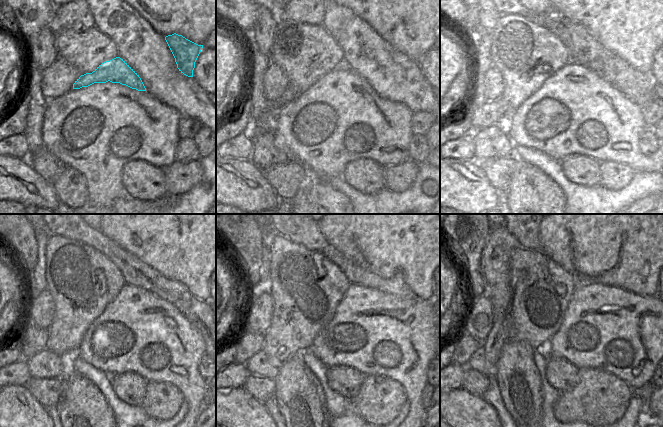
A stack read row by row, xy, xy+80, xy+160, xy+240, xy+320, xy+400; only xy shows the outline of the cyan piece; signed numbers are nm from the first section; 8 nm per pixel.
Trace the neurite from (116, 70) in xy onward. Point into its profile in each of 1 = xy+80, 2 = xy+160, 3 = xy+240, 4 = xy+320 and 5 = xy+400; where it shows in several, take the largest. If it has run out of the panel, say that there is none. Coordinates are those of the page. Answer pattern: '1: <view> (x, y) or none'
1: xy+80 (291, 93)
2: xy+160 (489, 113)
3: xy+240 (32, 340)
4: xy+320 (248, 344)
5: xy+400 (465, 345)

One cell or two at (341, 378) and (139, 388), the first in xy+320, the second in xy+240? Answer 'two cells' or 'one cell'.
one cell

